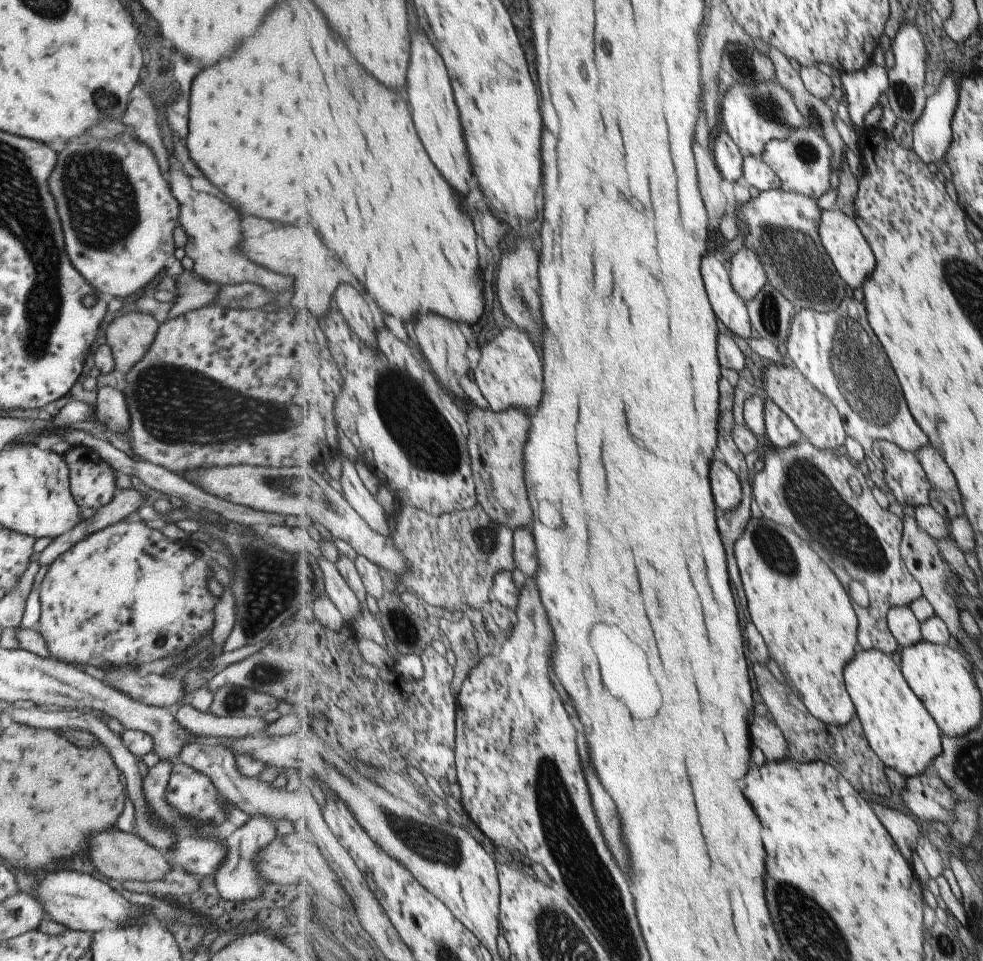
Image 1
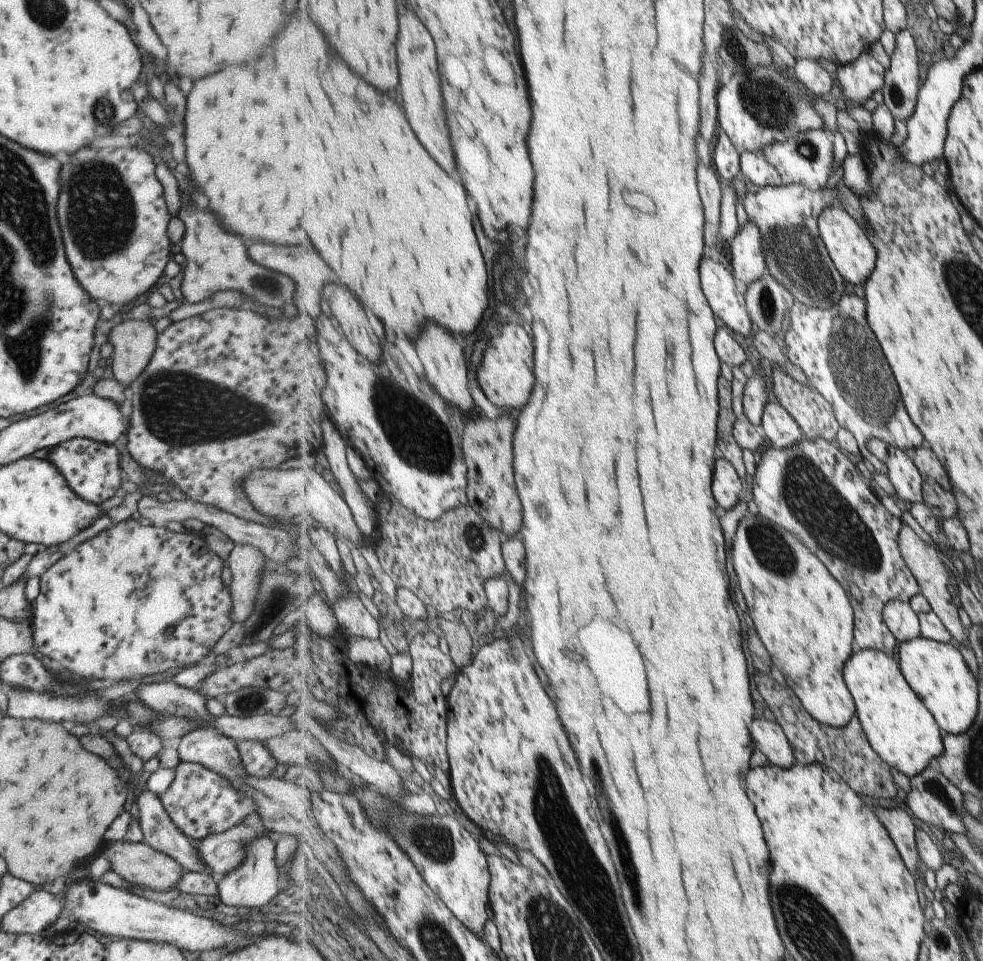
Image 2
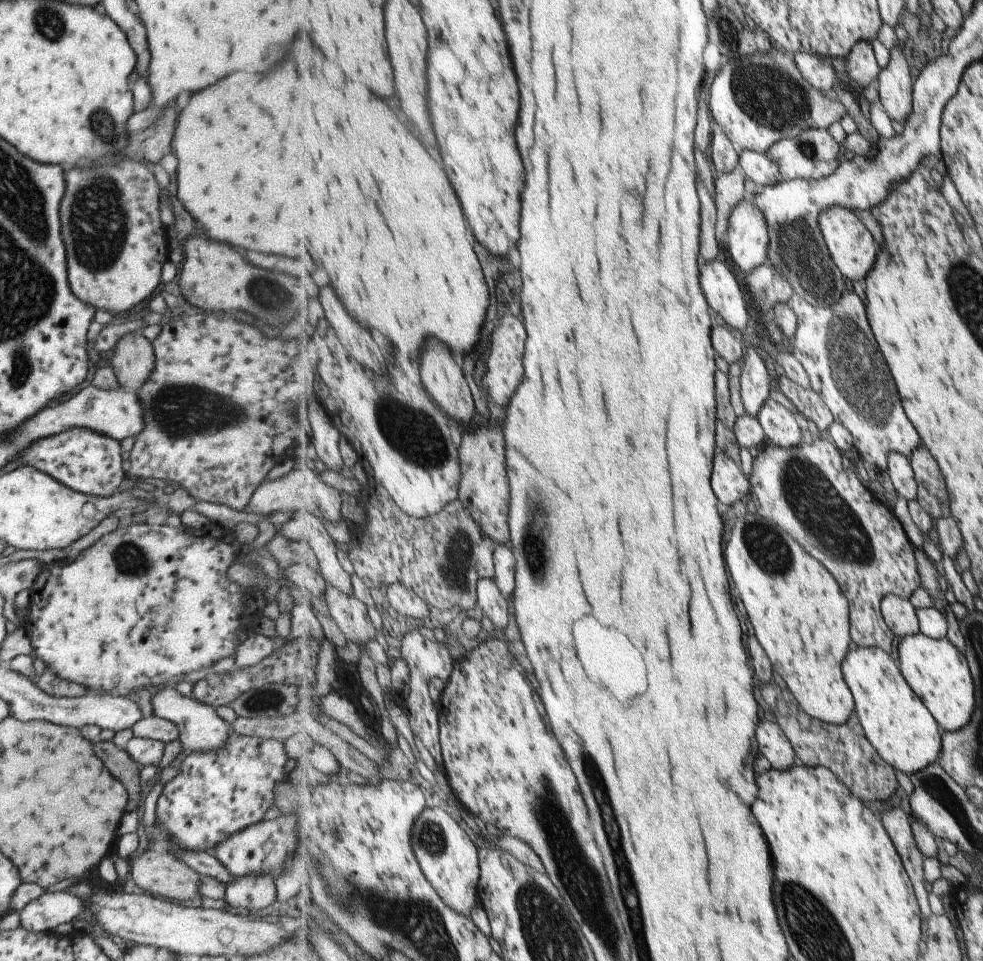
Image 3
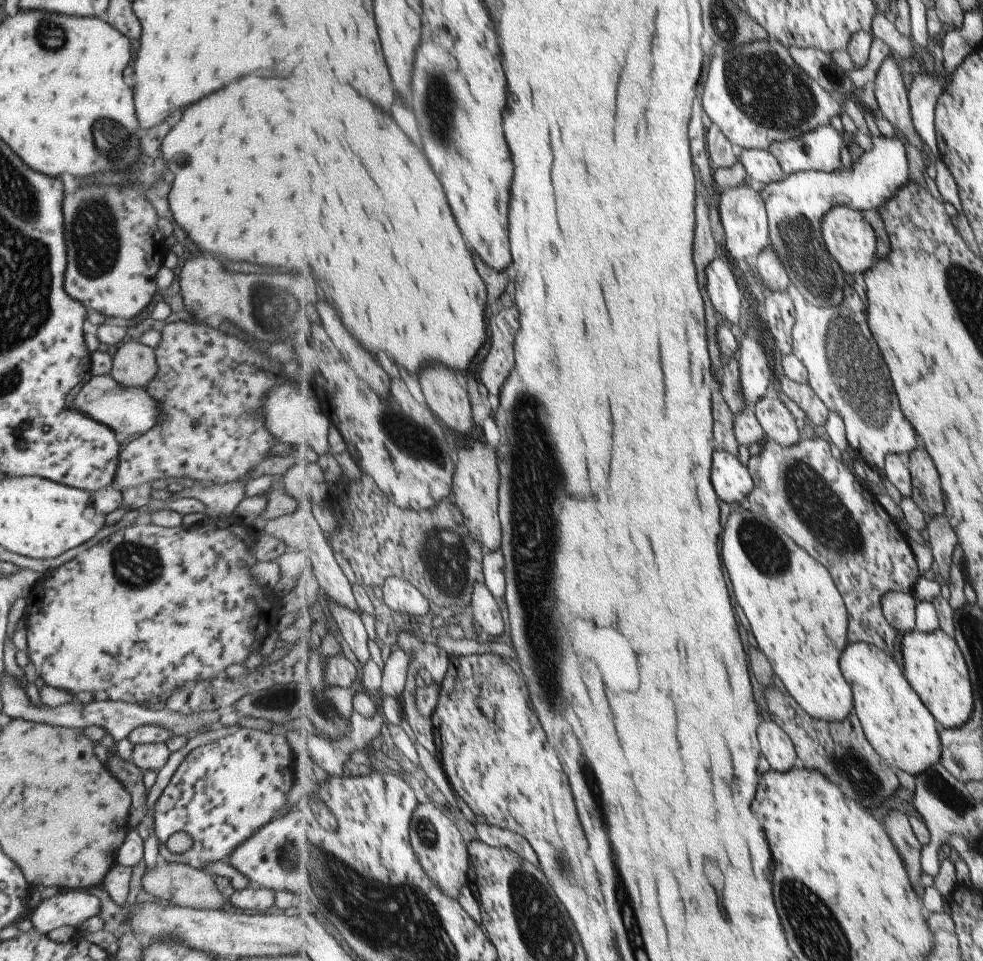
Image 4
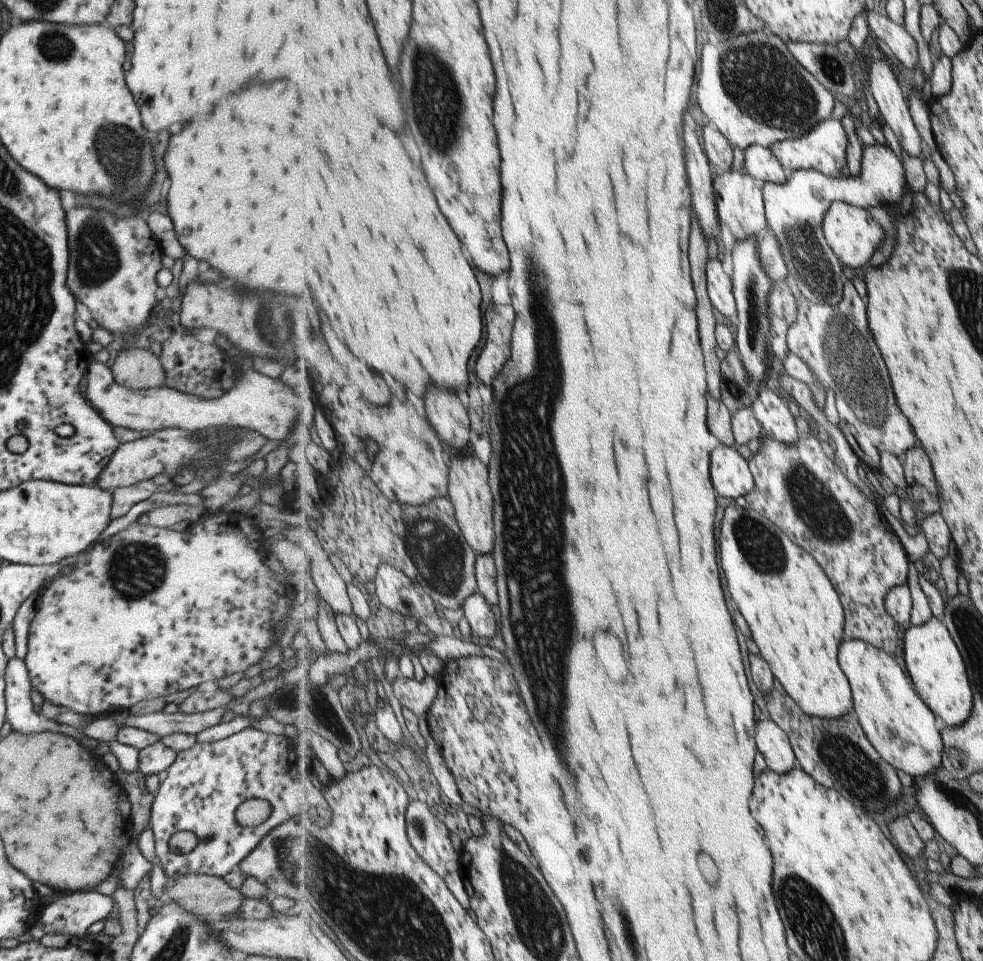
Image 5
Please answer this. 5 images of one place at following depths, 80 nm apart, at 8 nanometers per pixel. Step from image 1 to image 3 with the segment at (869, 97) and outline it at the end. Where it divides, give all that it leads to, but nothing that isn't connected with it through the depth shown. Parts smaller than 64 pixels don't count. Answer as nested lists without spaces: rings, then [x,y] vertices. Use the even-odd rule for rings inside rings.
[[[862,41],[854,46],[849,58],[845,60],[846,71],[850,83],[848,88],[857,96],[862,94],[862,89],[873,84],[880,77],[883,70],[877,64],[873,48],[868,41]]]

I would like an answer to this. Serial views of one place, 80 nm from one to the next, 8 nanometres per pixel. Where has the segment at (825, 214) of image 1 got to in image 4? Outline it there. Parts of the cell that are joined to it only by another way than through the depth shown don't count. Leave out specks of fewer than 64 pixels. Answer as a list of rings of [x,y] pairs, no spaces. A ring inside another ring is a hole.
[[[837,206],[827,212],[824,218],[823,233],[827,248],[839,262],[842,270],[846,273],[867,273],[877,262],[879,238],[873,224],[861,210],[855,210],[849,206]]]

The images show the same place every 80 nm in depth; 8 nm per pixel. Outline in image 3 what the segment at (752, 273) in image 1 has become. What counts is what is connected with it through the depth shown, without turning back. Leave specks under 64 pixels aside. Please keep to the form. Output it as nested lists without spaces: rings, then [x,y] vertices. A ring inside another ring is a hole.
[[[747,195],[733,211],[728,228],[727,247],[740,270],[749,276],[769,262],[770,232],[765,215]]]

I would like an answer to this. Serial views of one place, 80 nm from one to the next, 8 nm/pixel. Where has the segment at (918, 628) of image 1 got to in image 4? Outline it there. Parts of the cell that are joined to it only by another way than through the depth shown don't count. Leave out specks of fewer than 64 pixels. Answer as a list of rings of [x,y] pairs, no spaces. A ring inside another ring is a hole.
[[[891,592],[882,599],[882,608],[886,619],[898,628],[899,632],[908,633],[917,629],[916,598],[909,592]]]

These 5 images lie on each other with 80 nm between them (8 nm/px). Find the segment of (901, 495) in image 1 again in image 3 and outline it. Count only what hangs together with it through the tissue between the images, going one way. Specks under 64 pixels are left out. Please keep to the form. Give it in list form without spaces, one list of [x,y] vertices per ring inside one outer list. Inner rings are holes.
[[[897,451],[891,452],[887,472],[899,495],[903,495],[907,501],[918,500],[918,482],[910,457]]]

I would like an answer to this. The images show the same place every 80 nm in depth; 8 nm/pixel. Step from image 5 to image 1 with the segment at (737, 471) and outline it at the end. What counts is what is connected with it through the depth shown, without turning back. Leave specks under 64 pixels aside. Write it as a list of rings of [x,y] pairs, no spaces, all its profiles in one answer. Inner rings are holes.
[[[713,462],[713,490],[715,490],[715,502],[721,510],[733,510],[742,503],[742,482],[738,474],[725,462]]]

